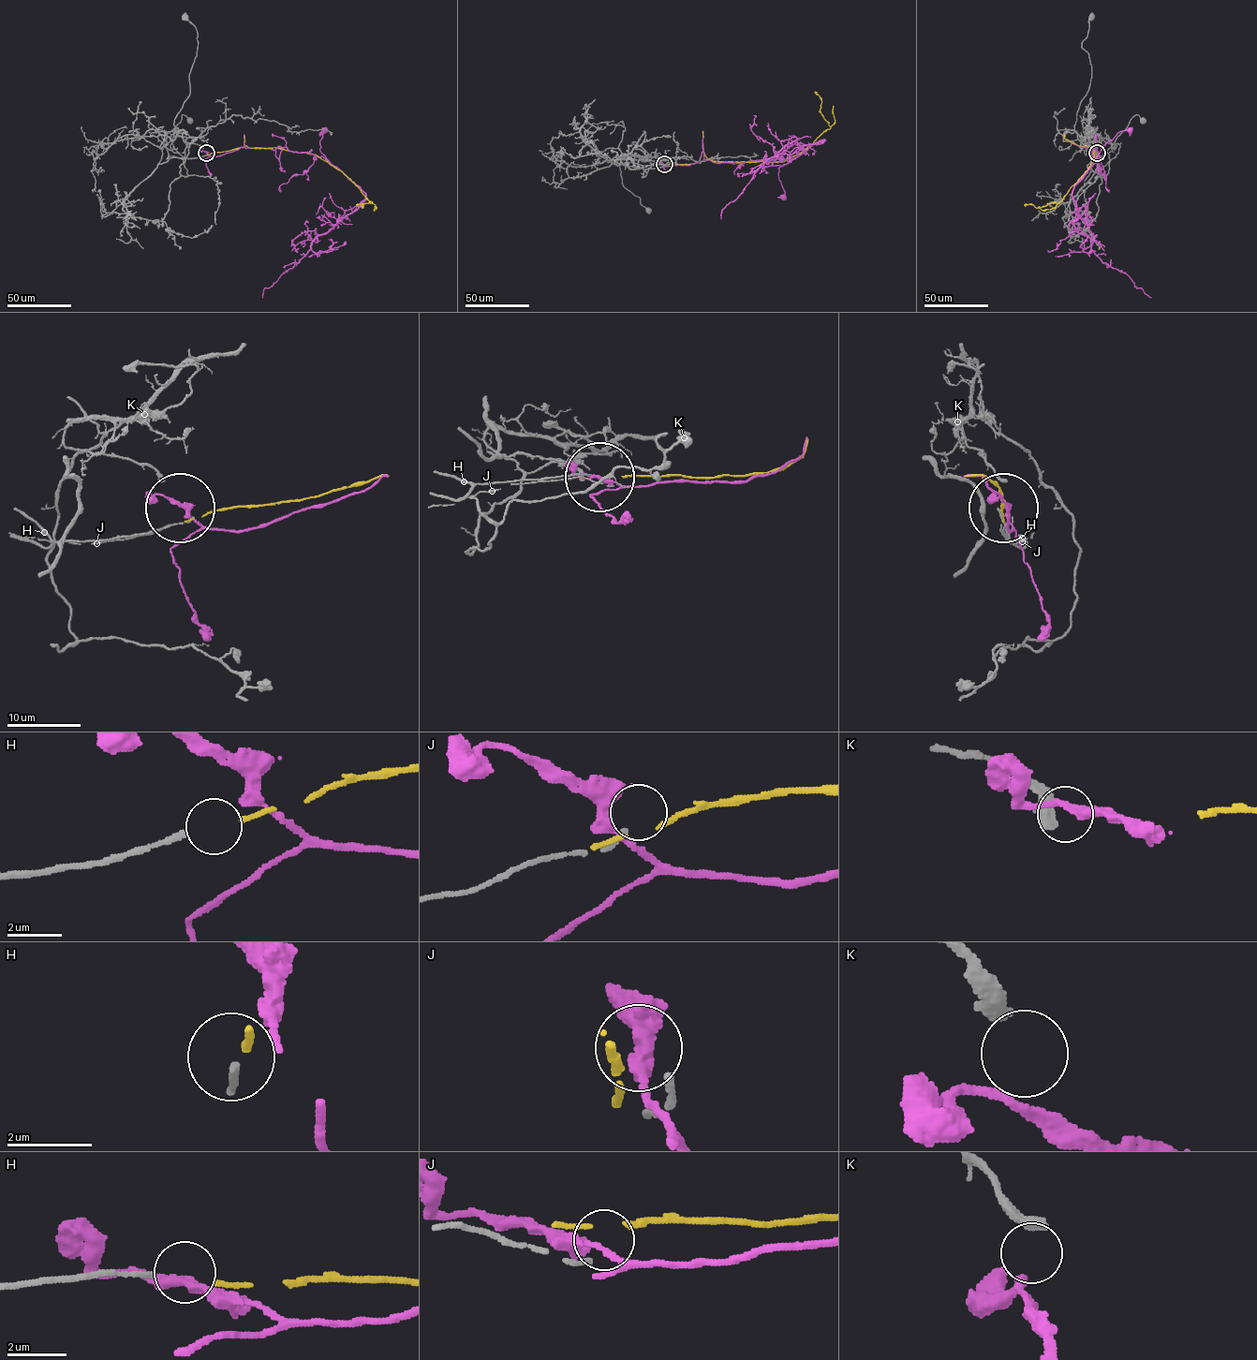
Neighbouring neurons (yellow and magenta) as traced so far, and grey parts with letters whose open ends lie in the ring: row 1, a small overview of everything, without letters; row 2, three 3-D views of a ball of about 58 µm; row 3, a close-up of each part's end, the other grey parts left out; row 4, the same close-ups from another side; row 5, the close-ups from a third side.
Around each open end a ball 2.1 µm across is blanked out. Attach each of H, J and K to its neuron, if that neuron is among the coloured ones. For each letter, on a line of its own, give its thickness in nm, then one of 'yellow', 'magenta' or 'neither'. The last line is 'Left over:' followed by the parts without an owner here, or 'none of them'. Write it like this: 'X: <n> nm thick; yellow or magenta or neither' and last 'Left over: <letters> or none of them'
H: 200 nm thick; yellow
J: 170 nm thick; neither
K: 440 nm thick; neither
Left over: J, K

